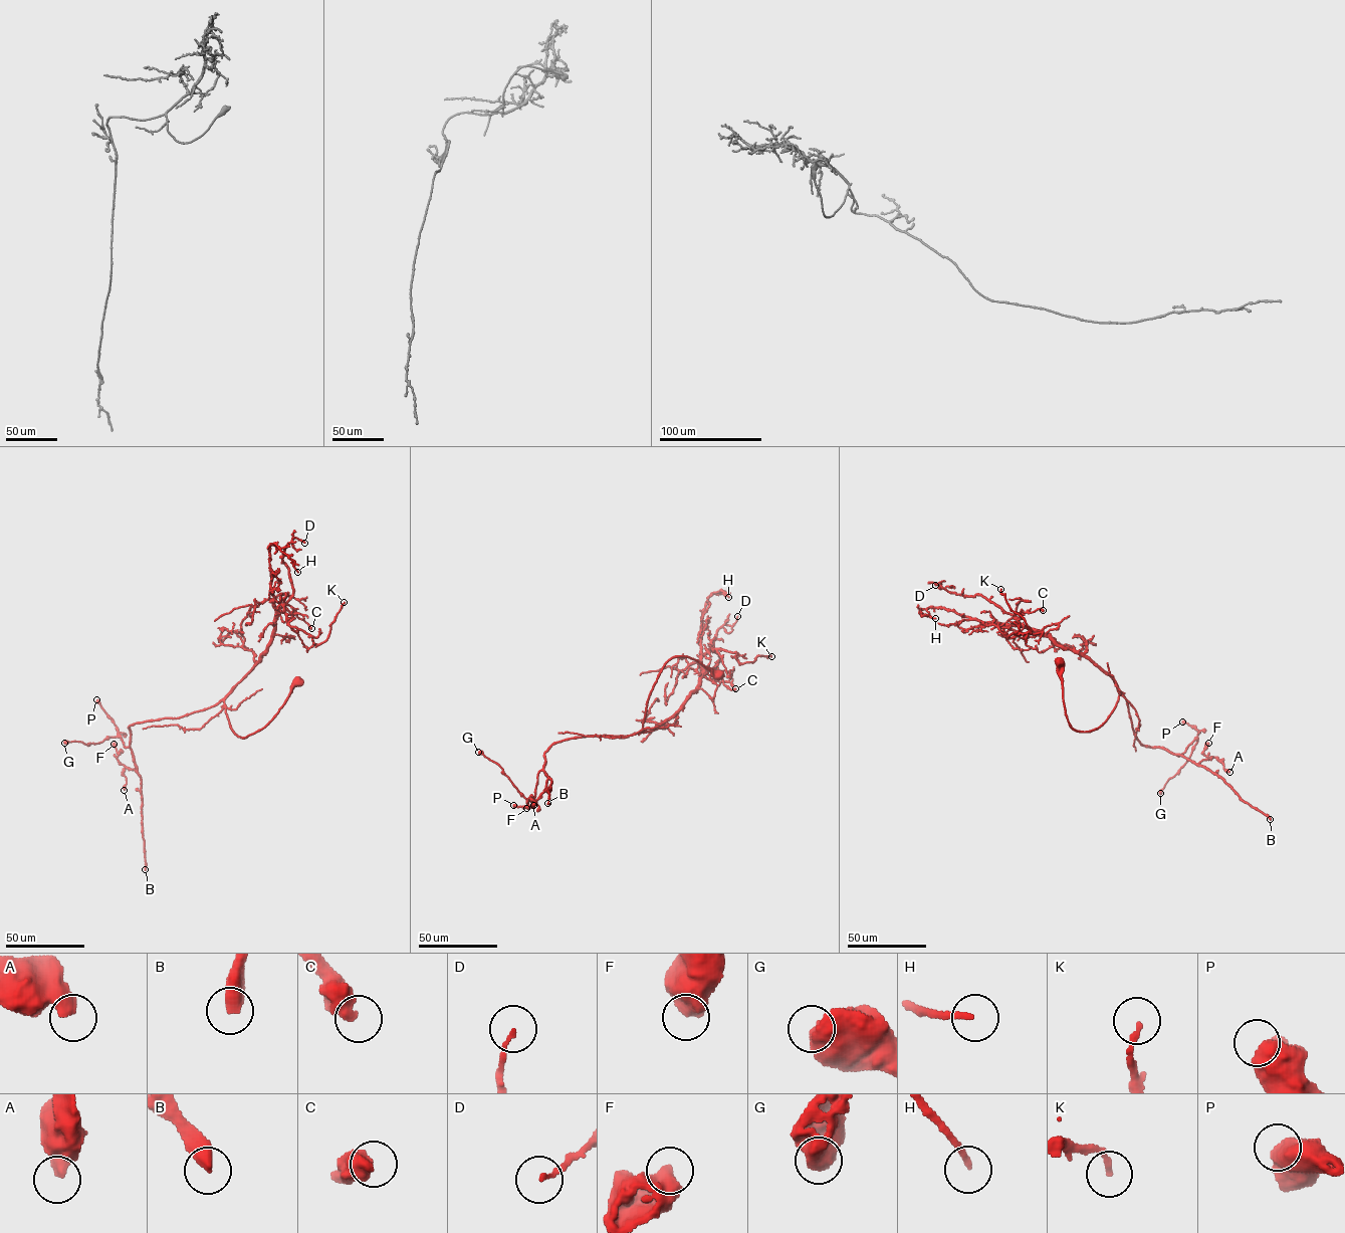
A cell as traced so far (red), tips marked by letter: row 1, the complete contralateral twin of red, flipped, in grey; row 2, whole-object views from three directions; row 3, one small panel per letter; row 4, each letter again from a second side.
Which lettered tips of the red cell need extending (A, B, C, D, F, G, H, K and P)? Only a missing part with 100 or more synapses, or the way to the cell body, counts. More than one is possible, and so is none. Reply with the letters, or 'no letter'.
B

